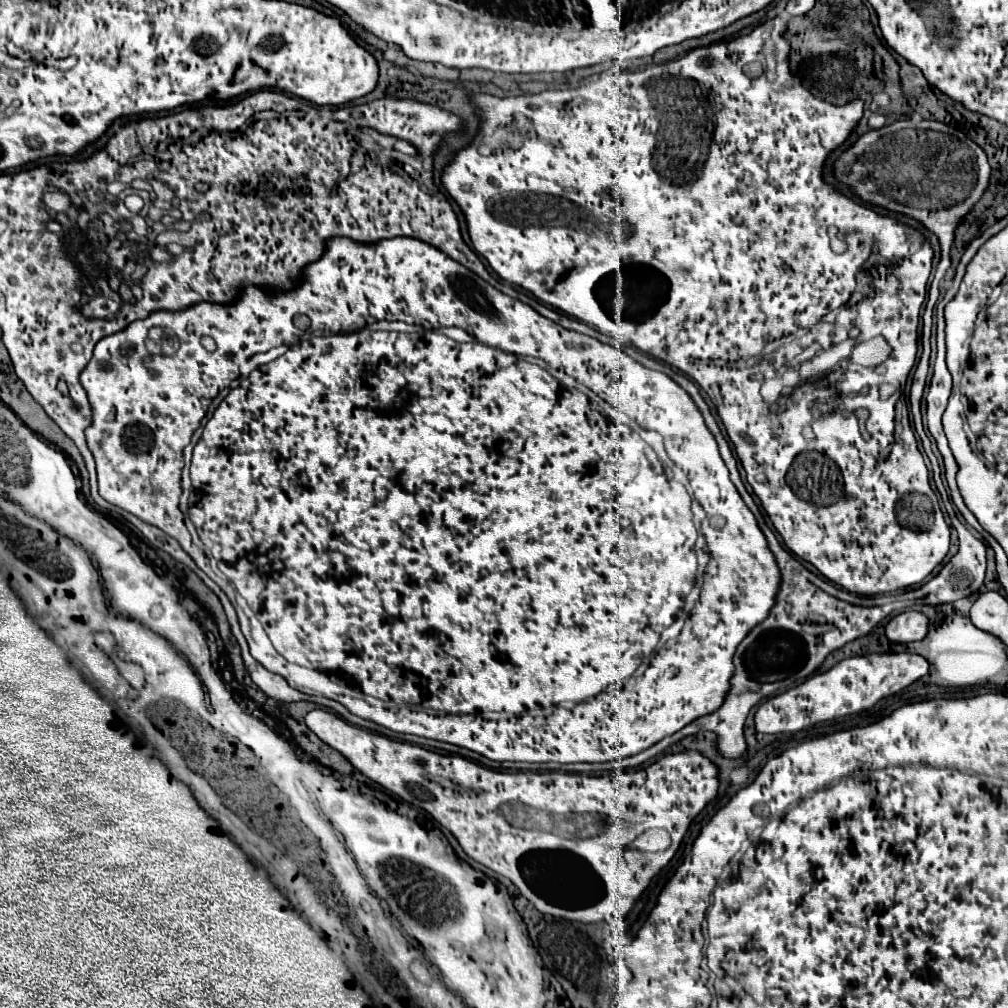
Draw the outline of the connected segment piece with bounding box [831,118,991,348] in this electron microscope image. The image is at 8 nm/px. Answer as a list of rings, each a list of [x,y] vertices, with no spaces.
[[[897,120],[879,130],[869,130],[833,160],[835,182],[847,186],[863,204],[879,206],[913,218],[937,236],[941,260],[937,264],[929,297],[922,315],[921,344],[930,346],[933,315],[940,299],[940,283],[951,266],[949,250],[955,228],[989,184],[991,168],[985,152],[959,128],[931,120]]]

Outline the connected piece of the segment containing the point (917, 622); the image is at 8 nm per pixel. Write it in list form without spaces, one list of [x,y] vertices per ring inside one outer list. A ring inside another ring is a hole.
[[[901,612],[885,626],[885,636],[893,644],[907,644],[927,636],[927,616],[921,612]]]

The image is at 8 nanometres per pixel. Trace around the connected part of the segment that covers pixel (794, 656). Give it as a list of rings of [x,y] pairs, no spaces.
[[[627,348],[627,356],[635,358],[639,364],[643,364],[645,368],[651,368],[651,370],[659,370],[663,374],[667,374],[669,378],[673,378],[691,398],[693,402],[697,404],[697,408],[701,410],[703,418],[705,418],[705,424],[707,428],[711,430],[711,434],[715,436],[717,444],[719,444],[719,454],[725,462],[725,466],[729,468],[729,474],[731,474],[731,482],[735,484],[737,492],[741,494],[743,502],[749,506],[749,510],[755,514],[757,522],[759,522],[759,528],[761,532],[765,534],[767,538],[767,546],[769,550],[773,552],[775,560],[777,560],[777,566],[781,570],[781,584],[779,584],[779,592],[777,592],[777,598],[775,598],[775,604],[769,612],[769,616],[757,624],[749,634],[747,638],[737,646],[735,654],[733,654],[733,676],[731,676],[731,686],[729,686],[729,692],[725,694],[725,700],[721,704],[721,708],[717,708],[715,712],[711,714],[705,714],[701,718],[697,718],[695,722],[687,725],[683,729],[679,730],[675,734],[666,737],[665,740],[657,742],[655,746],[631,756],[631,758],[625,758],[625,760],[615,760],[615,762],[603,762],[603,763],[573,763],[573,764],[554,764],[551,763],[534,763],[528,764],[523,762],[491,762],[479,754],[471,754],[471,750],[463,750],[459,746],[451,746],[447,742],[435,742],[435,740],[429,740],[429,738],[419,738],[419,736],[407,736],[407,734],[395,734],[383,726],[377,724],[377,734],[383,734],[387,738],[393,738],[393,740],[405,740],[405,742],[411,742],[411,744],[419,744],[419,746],[425,746],[425,748],[437,748],[437,750],[445,750],[445,752],[451,752],[451,754],[459,754],[463,758],[469,758],[481,766],[487,766],[487,768],[493,768],[493,770],[535,770],[535,771],[551,771],[561,770],[561,772],[605,772],[605,770],[625,770],[625,768],[637,768],[645,762],[649,762],[651,758],[655,758],[657,754],[665,752],[666,749],[677,743],[679,740],[687,736],[693,736],[701,730],[709,730],[709,732],[715,732],[717,736],[717,750],[721,750],[721,756],[723,758],[741,758],[747,750],[747,744],[745,744],[745,736],[743,736],[743,724],[745,724],[745,718],[749,714],[749,710],[759,704],[763,698],[767,696],[773,696],[773,694],[779,694],[779,692],[785,692],[791,688],[791,684],[799,684],[803,682],[811,672],[817,670],[817,666],[827,658],[827,654],[831,654],[833,650],[845,646],[847,642],[855,640],[855,638],[861,638],[865,634],[869,634],[873,630],[873,626],[877,626],[883,618],[885,618],[885,606],[853,606],[853,604],[847,604],[839,598],[833,598],[829,596],[827,592],[823,592],[821,588],[817,588],[815,584],[811,584],[803,572],[807,572],[805,566],[801,566],[801,562],[797,562],[777,540],[777,536],[773,534],[773,530],[765,524],[765,518],[759,510],[759,506],[753,502],[751,494],[745,490],[743,482],[741,482],[741,476],[739,476],[739,470],[737,470],[737,460],[733,458],[733,452],[727,444],[727,440],[723,438],[715,418],[711,416],[709,412],[709,406],[705,404],[705,400],[701,398],[697,386],[685,378],[683,374],[675,372],[671,366],[667,366],[665,362],[659,362],[635,348]]]

